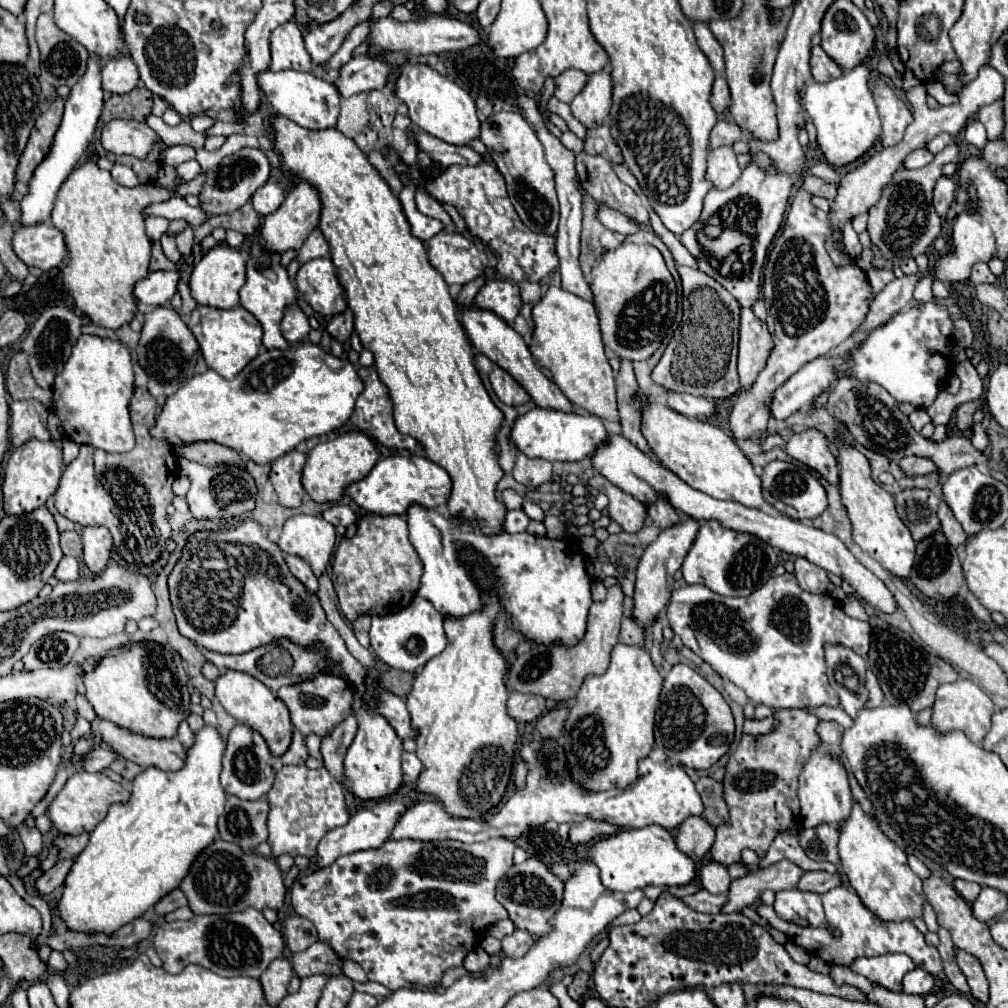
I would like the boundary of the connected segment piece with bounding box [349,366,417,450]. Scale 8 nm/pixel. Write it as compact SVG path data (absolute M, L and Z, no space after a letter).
M375 366L357 368L359 378L363 380L365 388L357 398L355 410L349 418L349 422L363 432L375 436L383 446L389 450L417 450L417 440L401 434L395 428L393 412L391 412L391 398L387 394L387 388L381 384Z

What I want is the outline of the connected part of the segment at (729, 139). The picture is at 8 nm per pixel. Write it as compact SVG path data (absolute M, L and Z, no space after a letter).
M719 120L715 124L715 128L711 130L711 138L709 138L709 148L719 148L719 146L731 146L733 142L737 142L739 138L743 136L741 128L731 124L731 122L725 122L725 120Z

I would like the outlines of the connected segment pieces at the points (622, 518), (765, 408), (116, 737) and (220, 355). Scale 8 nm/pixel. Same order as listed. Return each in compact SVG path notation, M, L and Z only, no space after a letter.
M595 474L589 482L589 486L597 488L609 498L609 518L615 520L625 532L639 532L645 526L647 508L633 496L625 494L617 486L613 486L605 476Z
M799 190L789 206L787 218L783 232L777 236L777 240L771 246L765 272L763 272L763 300L767 306L767 326L769 332L773 334L775 348L767 360L767 366L759 372L755 384L751 390L743 390L739 394L737 404L731 410L729 416L729 428L733 432L735 440L747 440L753 436L763 436L767 432L767 420L769 420L769 402L779 388L791 374L795 374L803 364L827 354L831 348L839 346L845 342L851 332L863 322L867 310L869 310L869 300L871 300L871 286L865 274L861 272L859 266L851 264L847 268L835 268L831 262L827 250L825 250L825 238L831 234L831 228L827 224L827 214L811 204L811 194L805 190Z
M97 718L91 724L91 732L99 734L103 742L111 744L125 760L131 760L143 768L159 768L163 772L179 772L185 766L187 752L177 738L151 740L125 728L119 728L107 720Z
M197 306L191 314L189 330L197 338L207 366L213 368L223 378L237 376L257 356L259 346L261 346L261 336L263 336L261 324L255 320L251 312L247 312L241 306L235 306L231 310Z

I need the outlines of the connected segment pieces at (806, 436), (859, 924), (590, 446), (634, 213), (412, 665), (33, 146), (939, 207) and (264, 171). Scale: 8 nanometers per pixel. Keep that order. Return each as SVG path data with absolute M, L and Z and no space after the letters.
M809 428L805 432L793 434L785 446L785 452L791 458L795 458L795 460L807 464L809 468L817 470L829 484L833 484L833 486L839 484L837 460L829 448L825 434L821 434L819 430Z
M837 886L829 892L823 894L823 906L825 906L825 914L827 914L827 924L835 926L841 930L841 938L833 938L825 928L803 928L791 922L781 920L775 912L773 906L765 906L761 904L757 908L757 914L761 918L765 918L773 928L781 930L793 944L805 948L811 956L817 956L821 960L825 960L827 964L839 964L839 966L849 966L855 958L859 956L881 956L881 954L907 954L917 968L929 972L931 976L937 976L941 982L947 982L943 964L941 964L941 956L937 952L937 948L931 948L925 944L923 934L913 926L911 920L905 922L881 922L873 912L869 912L859 896L855 894L853 888L847 886Z
M533 406L529 412L519 416L511 428L509 440L515 448L529 458L543 458L549 462L555 460L583 460L595 452L595 448L605 440L607 430L597 416L583 416L583 414L565 414L557 410L543 410Z
M583 152L577 156L577 176L583 188L597 202L605 202L607 206L623 212L639 226L649 224L649 212L645 204L627 184L617 178L609 160Z
M415 596L413 602L397 614L389 616L375 616L371 624L371 648L375 650L377 658L383 660L387 666L417 672L427 664L427 660L439 656L447 646L447 636L443 630L443 616L433 608L433 604L421 596Z
M57 98L51 102L49 110L45 114L39 116L39 120L35 122L35 128L31 130L27 148L19 160L19 168L17 168L17 182L29 184L29 180L33 178L35 168L45 160L45 156L51 150L53 144L53 136L61 124L63 118L63 106L65 100Z
M941 176L937 180L937 184L935 184L935 196L933 196L933 206L939 212L939 216L947 214L953 198L955 198L955 182L953 182L953 178Z
M243 148L231 156L225 156L215 168L207 170L205 182L199 194L201 210L207 212L207 216L217 214L229 214L239 210L243 204L247 204L257 188L261 188L269 180L271 164L269 158L259 148Z

